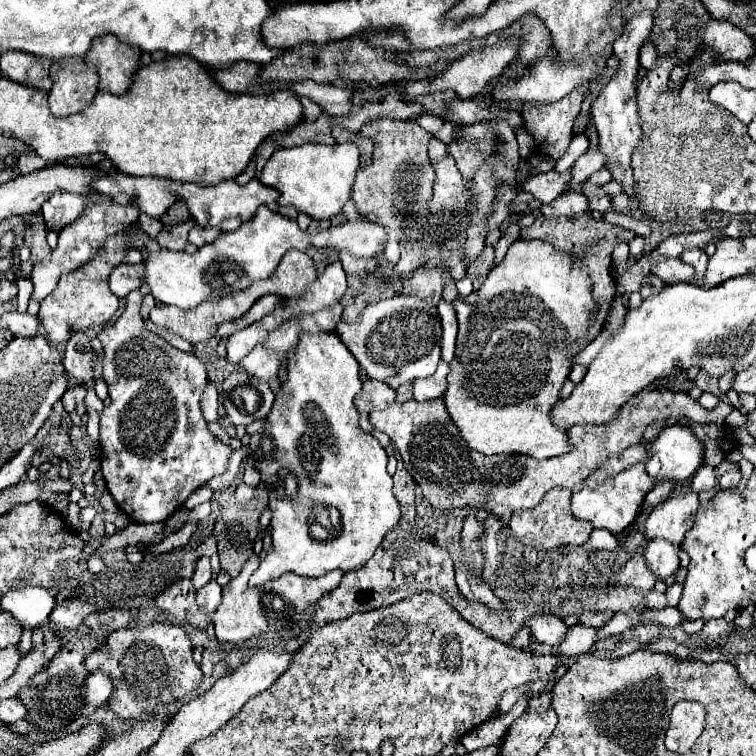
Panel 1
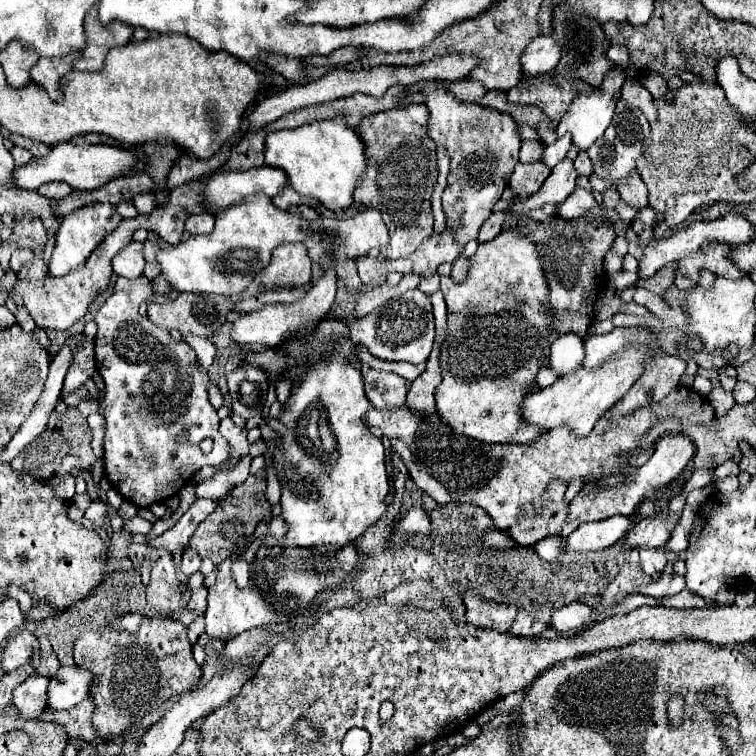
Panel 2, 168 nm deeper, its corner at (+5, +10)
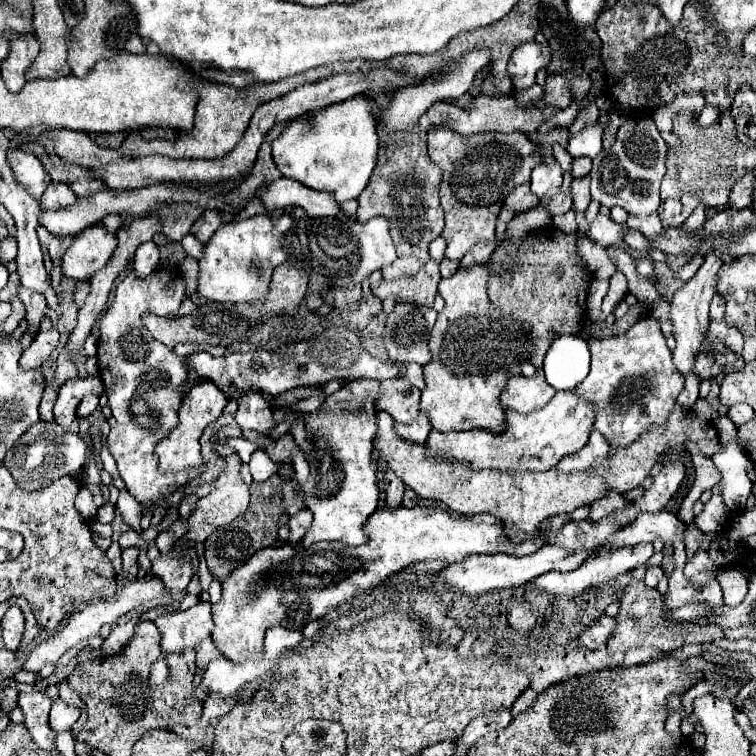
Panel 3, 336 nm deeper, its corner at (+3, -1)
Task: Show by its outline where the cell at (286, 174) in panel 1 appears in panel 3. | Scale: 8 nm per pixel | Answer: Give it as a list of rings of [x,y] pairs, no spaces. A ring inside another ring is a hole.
[[[363,95],[351,97],[291,121],[273,141],[273,161],[283,177],[295,179],[315,191],[327,191],[337,203],[357,199],[365,191],[377,161],[379,137],[375,125],[377,121],[373,119],[367,99]]]

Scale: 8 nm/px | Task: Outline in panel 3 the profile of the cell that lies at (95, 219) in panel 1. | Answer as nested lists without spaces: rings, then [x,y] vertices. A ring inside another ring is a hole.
[[[103,223],[81,231],[63,255],[61,271],[65,277],[85,281],[105,267],[117,247],[115,233],[109,233]]]

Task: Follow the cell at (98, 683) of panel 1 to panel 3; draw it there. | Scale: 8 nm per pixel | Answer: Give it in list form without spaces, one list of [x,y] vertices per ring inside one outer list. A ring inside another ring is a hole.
[[[53,699],[53,707],[51,707],[51,715],[49,715],[49,725],[53,731],[61,733],[61,731],[69,731],[75,721],[79,719],[79,709],[75,705],[65,703],[63,699]]]

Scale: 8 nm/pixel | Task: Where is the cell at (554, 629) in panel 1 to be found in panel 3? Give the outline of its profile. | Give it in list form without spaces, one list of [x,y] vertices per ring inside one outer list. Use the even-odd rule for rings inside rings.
[[[603,615],[601,619],[597,619],[595,623],[591,623],[581,635],[579,635],[579,643],[589,647],[589,649],[599,649],[613,633],[615,629],[615,619]]]

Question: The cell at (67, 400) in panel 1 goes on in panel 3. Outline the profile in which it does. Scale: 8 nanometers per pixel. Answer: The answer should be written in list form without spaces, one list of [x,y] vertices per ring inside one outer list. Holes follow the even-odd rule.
[[[85,395],[81,399],[79,407],[77,407],[77,415],[79,417],[87,417],[87,415],[91,415],[97,409],[97,405],[99,405],[99,397],[97,395]]]

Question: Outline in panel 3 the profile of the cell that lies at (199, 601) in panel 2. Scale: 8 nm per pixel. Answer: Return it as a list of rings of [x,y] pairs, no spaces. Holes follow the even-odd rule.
[[[197,603],[187,611],[163,613],[153,623],[163,635],[163,651],[193,649],[201,639],[211,635],[211,603]]]

